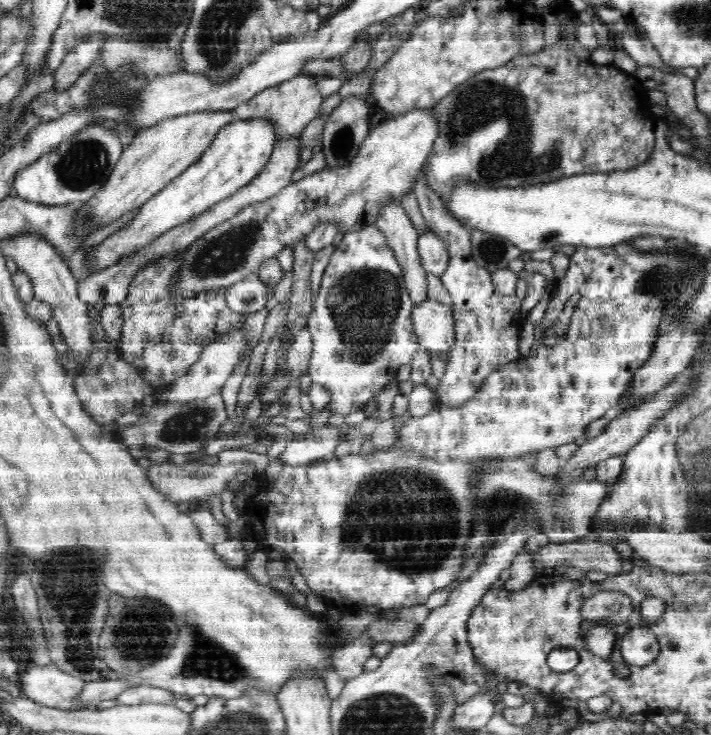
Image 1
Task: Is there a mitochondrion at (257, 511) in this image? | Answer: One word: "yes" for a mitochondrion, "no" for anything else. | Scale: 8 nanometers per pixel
no

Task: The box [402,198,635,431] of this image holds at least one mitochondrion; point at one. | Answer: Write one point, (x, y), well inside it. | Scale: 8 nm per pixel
(490, 250)

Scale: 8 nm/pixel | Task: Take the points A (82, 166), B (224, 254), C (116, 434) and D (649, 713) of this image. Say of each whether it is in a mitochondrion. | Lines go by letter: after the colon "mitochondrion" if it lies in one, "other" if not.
A: mitochondrion
B: mitochondrion
C: other
D: other

